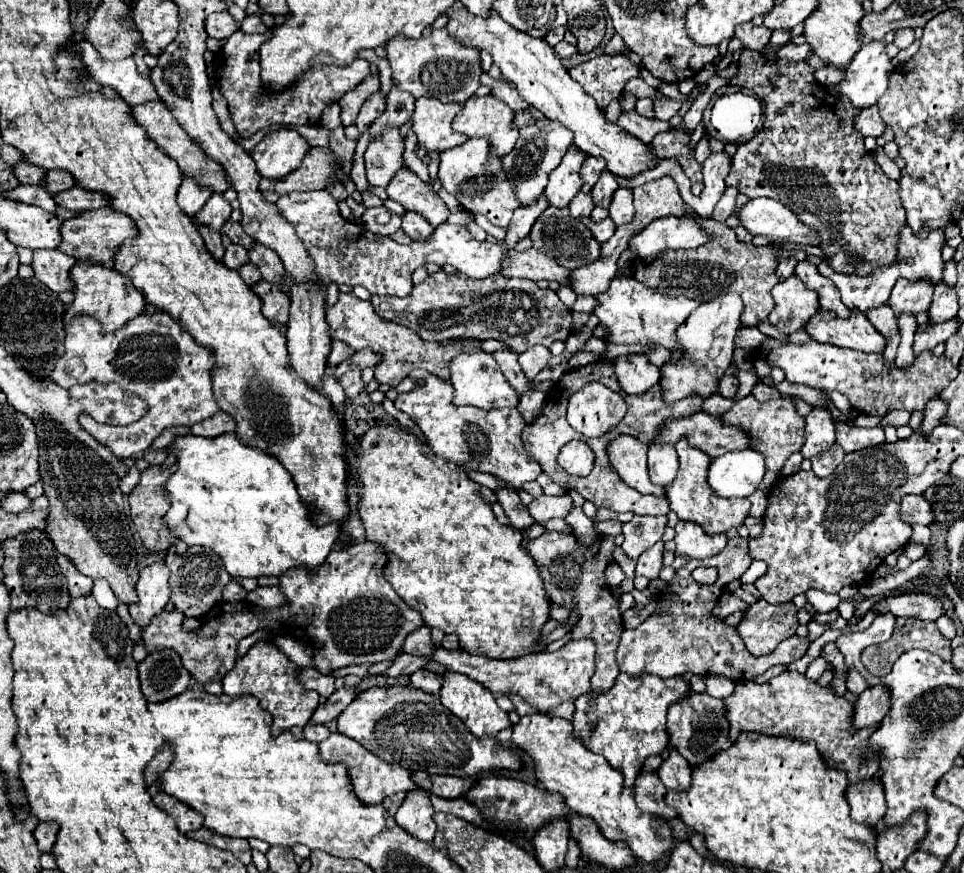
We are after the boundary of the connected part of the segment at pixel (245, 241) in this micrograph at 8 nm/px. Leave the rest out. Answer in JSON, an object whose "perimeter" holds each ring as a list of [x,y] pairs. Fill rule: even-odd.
{"perimeter":[[[228,220],[228,222],[224,224],[222,234],[226,234],[234,244],[242,244],[244,248],[250,248],[250,246],[254,244],[252,236],[248,236],[248,234],[240,228],[240,224],[238,224],[238,222],[232,222],[232,220]]]}

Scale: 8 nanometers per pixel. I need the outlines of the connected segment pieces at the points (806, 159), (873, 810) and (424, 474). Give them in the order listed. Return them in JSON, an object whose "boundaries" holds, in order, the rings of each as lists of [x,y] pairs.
{"boundaries":[[[[744,50],[740,54],[738,74],[730,84],[754,90],[756,96],[764,100],[766,120],[764,128],[752,140],[738,146],[726,184],[748,198],[766,196],[788,206],[820,236],[824,260],[838,274],[870,276],[870,272],[896,262],[900,230],[906,224],[898,182],[882,172],[872,152],[864,148],[864,136],[852,128],[852,116],[856,116],[858,110],[854,110],[848,100],[840,100],[840,96],[828,96],[828,92],[816,84],[812,68],[806,62],[768,62],[754,50]]],[[[870,780],[864,784],[850,784],[846,790],[846,800],[850,804],[850,818],[854,822],[866,824],[868,828],[876,828],[886,812],[884,788],[878,780]]],[[[372,426],[368,432],[364,432],[354,448],[354,452],[348,456],[348,472],[356,484],[360,484],[360,502],[358,502],[358,514],[362,518],[362,524],[366,528],[366,540],[378,544],[382,552],[388,556],[388,562],[384,566],[384,578],[392,584],[396,594],[414,610],[418,610],[424,618],[424,622],[432,628],[440,628],[446,634],[456,634],[460,638],[460,648],[470,654],[482,654],[488,658],[516,658],[522,654],[536,652],[536,642],[542,624],[550,618],[550,604],[542,586],[542,580],[538,576],[534,560],[522,550],[522,534],[510,526],[498,524],[492,506],[484,502],[478,496],[478,484],[474,484],[466,472],[454,464],[440,460],[428,444],[418,440],[410,430],[402,426]]]]}

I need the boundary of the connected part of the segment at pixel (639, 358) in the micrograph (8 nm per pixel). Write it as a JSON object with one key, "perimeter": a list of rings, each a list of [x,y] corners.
{"perimeter":[[[628,354],[614,360],[618,382],[626,394],[644,394],[660,380],[660,370],[644,354]]]}

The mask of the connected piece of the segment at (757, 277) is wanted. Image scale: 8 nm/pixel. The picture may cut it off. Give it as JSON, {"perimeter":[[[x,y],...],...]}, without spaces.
{"perimeter":[[[690,206],[686,208],[686,216],[690,216],[710,236],[710,240],[694,250],[668,250],[654,258],[636,258],[632,264],[634,278],[662,296],[686,296],[696,302],[708,302],[720,294],[736,292],[744,300],[744,326],[758,326],[774,308],[770,290],[778,284],[778,262],[772,248],[740,242],[732,228],[698,216]]]}

